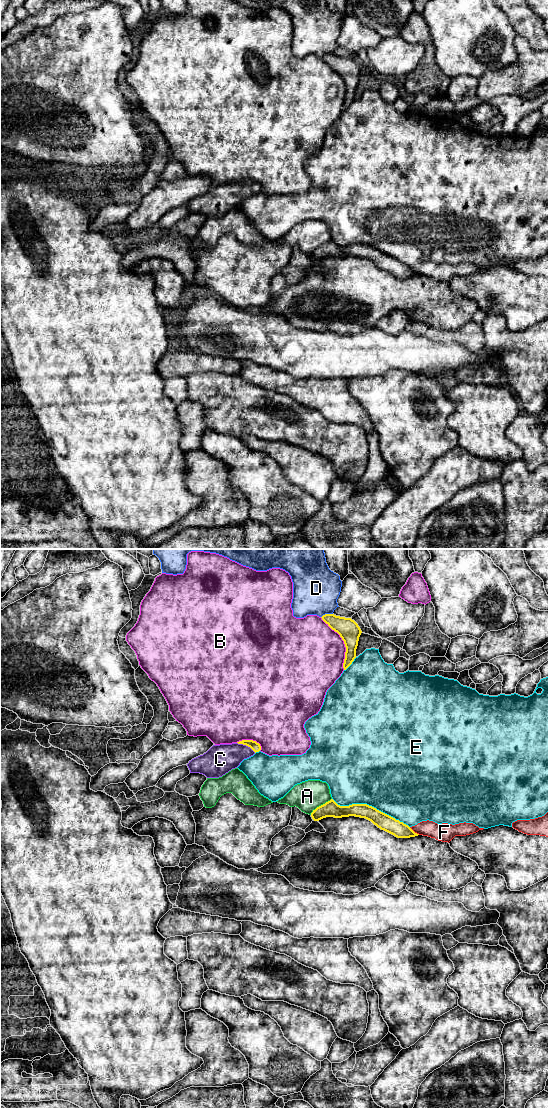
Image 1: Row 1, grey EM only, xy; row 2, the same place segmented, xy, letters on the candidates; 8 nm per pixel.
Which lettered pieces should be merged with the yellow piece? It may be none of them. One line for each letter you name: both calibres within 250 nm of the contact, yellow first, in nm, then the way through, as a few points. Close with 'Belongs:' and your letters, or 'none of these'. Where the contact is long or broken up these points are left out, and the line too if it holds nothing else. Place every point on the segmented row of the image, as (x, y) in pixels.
C: calibres 70 and 240 nm; way xy (255, 746), (246, 745), (232, 755), (220, 759)
Belongs: C

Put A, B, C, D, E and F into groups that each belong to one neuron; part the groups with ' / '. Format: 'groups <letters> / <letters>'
groups A / B / C / D / E / F

